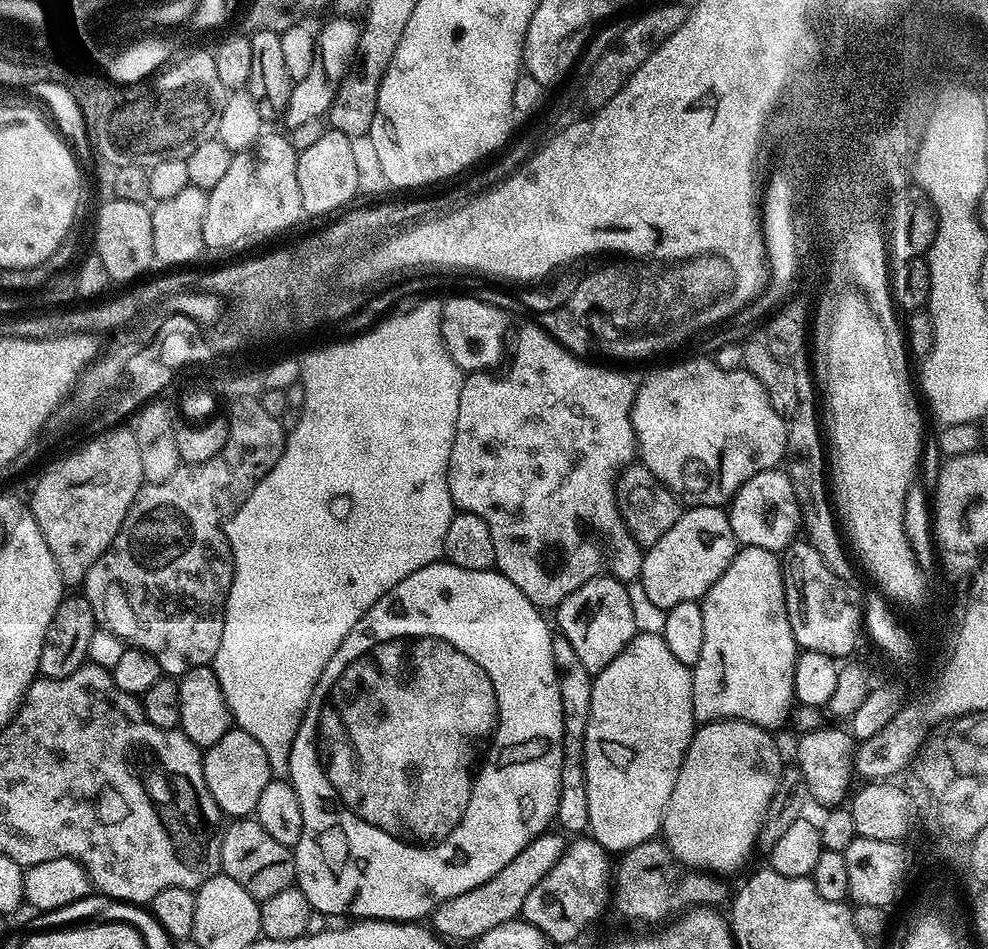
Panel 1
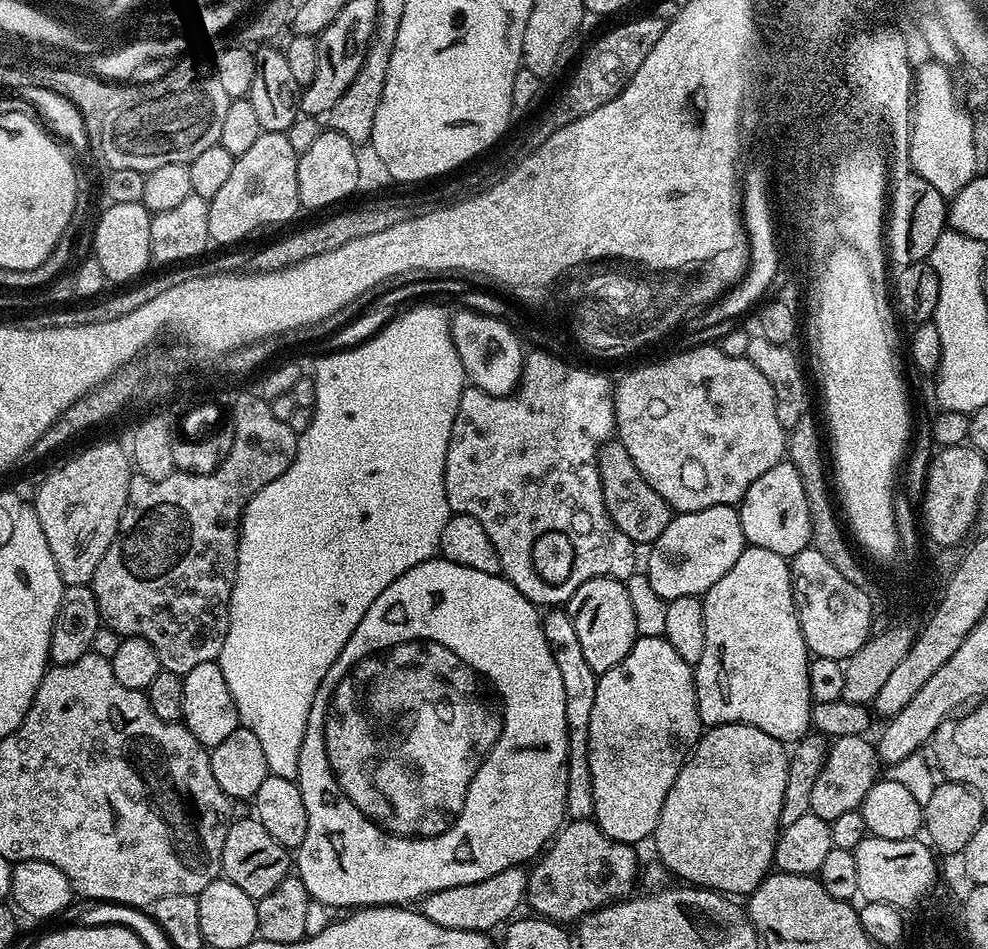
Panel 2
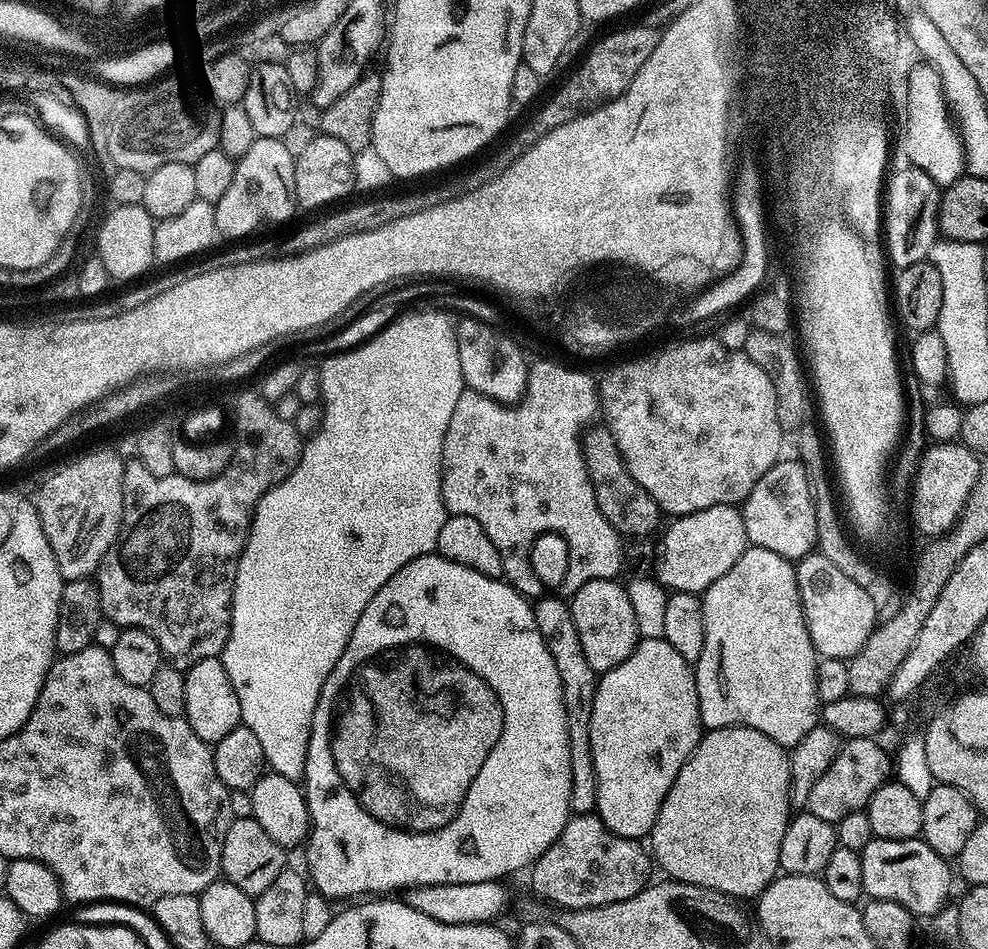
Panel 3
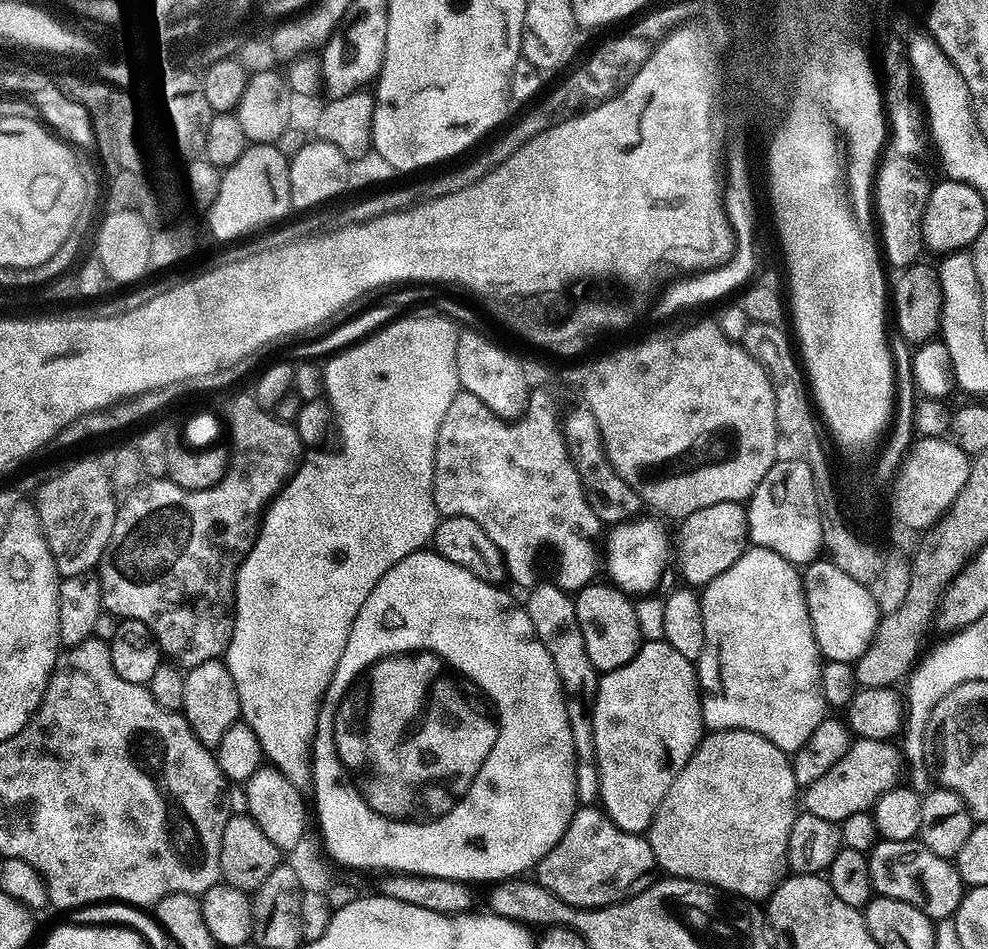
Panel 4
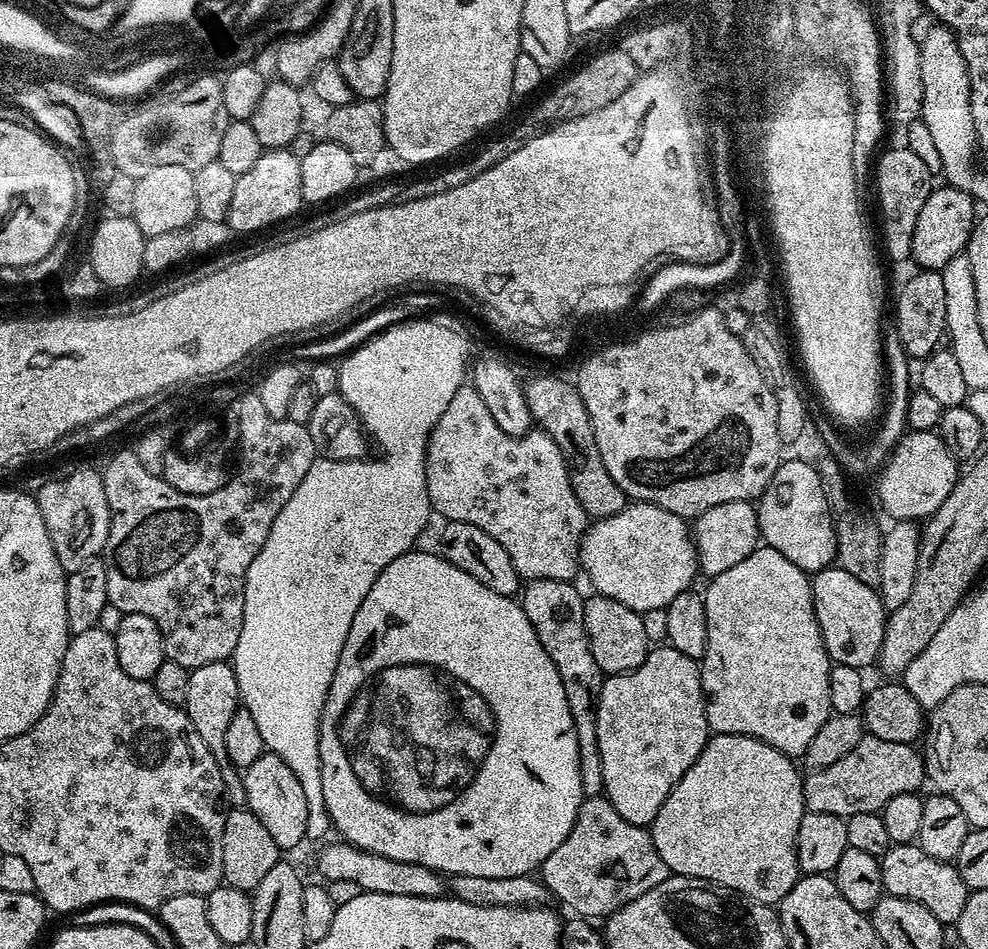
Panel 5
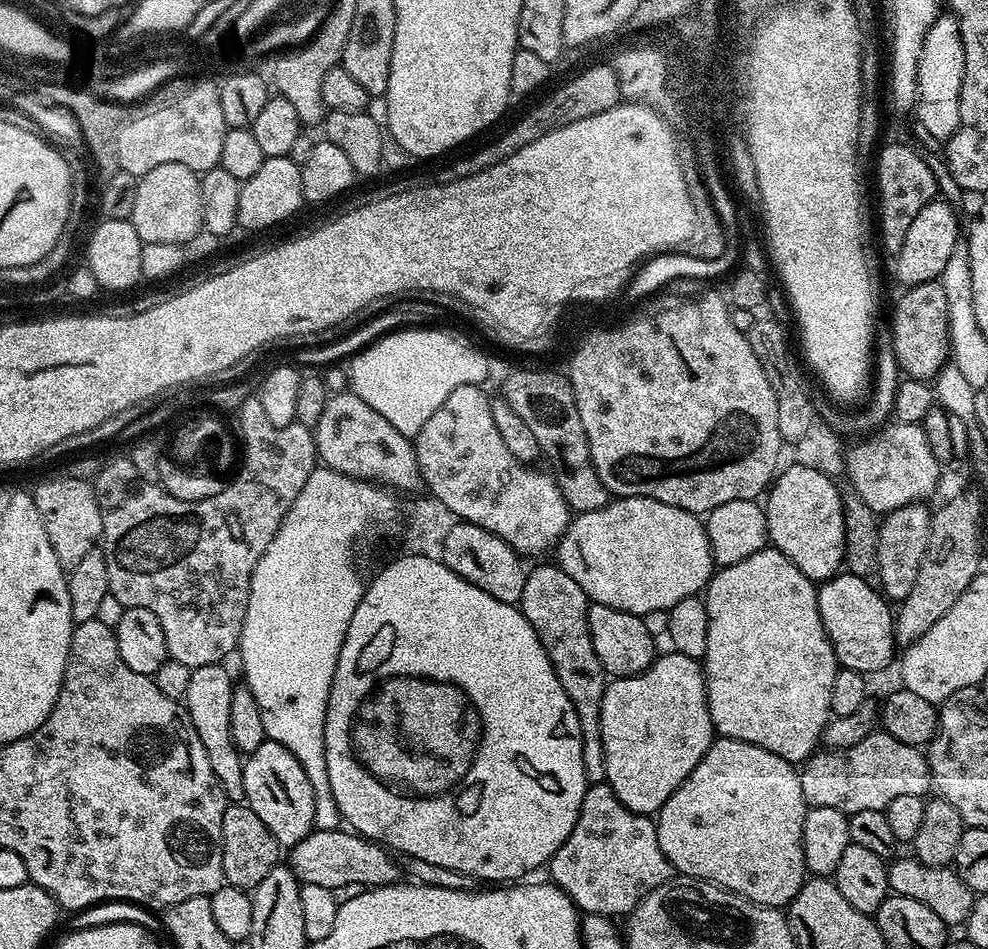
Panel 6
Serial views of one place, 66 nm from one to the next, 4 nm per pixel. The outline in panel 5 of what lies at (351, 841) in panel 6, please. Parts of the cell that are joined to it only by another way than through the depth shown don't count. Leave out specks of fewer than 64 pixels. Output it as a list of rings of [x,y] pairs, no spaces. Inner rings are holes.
[[[325,843],[320,852],[320,872],[328,880],[353,880],[360,892],[377,892],[378,894],[406,894],[410,898],[434,898],[445,895],[446,880],[443,875],[414,862],[398,862],[382,854],[367,852],[355,848],[353,844]]]

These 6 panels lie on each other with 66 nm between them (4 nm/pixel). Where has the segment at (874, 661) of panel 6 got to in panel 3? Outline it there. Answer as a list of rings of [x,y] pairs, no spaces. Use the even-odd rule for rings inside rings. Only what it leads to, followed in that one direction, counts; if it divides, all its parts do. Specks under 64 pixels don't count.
[[[819,554],[805,556],[795,565],[795,569],[800,605],[804,611],[804,621],[817,653],[830,660],[851,660],[854,654],[858,654],[858,650],[862,650],[862,646],[870,638],[872,629],[878,623],[874,602],[870,602],[867,587],[854,582],[854,578],[846,578],[846,574],[842,574],[842,570],[838,570],[838,566],[834,566],[834,562],[830,562],[830,558]]]

